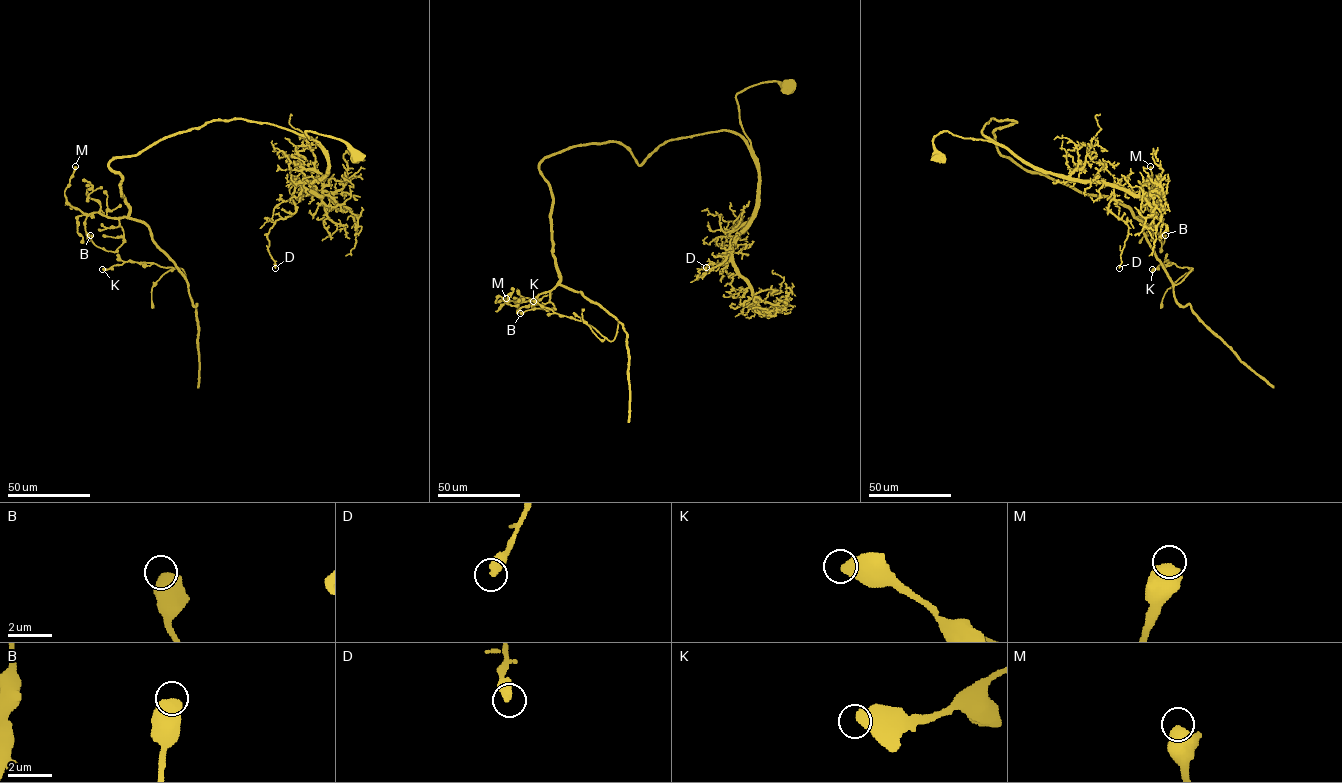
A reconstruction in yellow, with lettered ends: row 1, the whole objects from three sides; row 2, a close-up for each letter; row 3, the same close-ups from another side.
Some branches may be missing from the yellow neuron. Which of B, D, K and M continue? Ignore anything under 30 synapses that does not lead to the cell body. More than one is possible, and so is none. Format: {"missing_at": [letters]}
{"missing_at": []}

